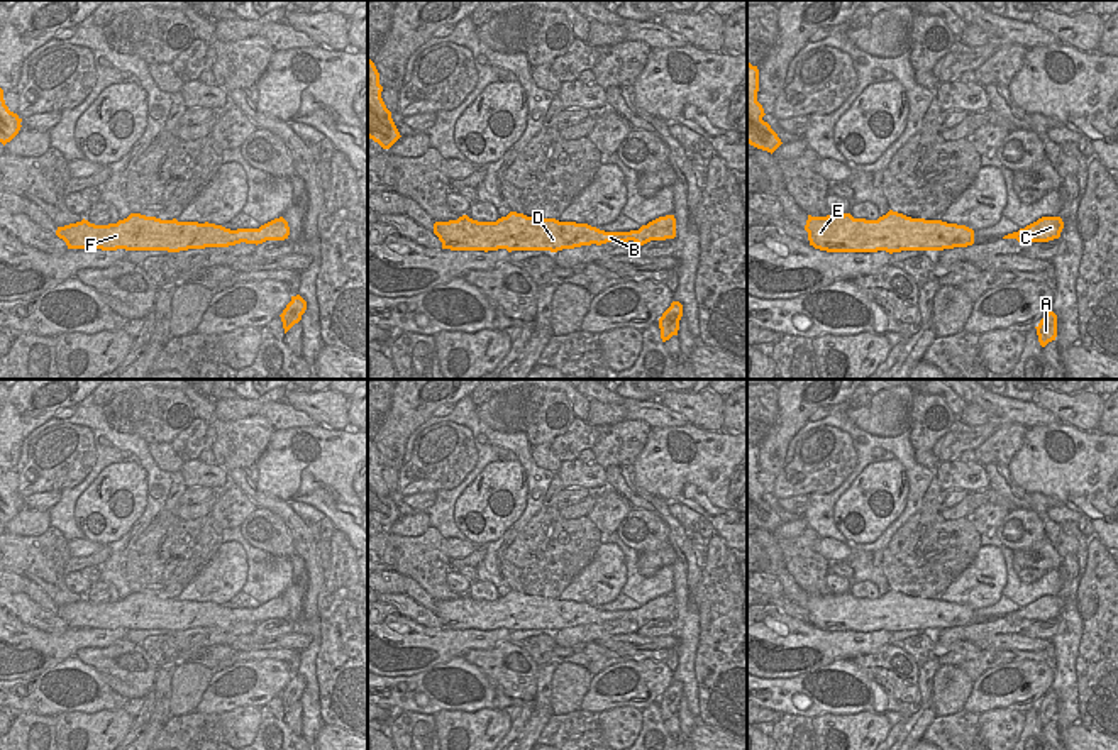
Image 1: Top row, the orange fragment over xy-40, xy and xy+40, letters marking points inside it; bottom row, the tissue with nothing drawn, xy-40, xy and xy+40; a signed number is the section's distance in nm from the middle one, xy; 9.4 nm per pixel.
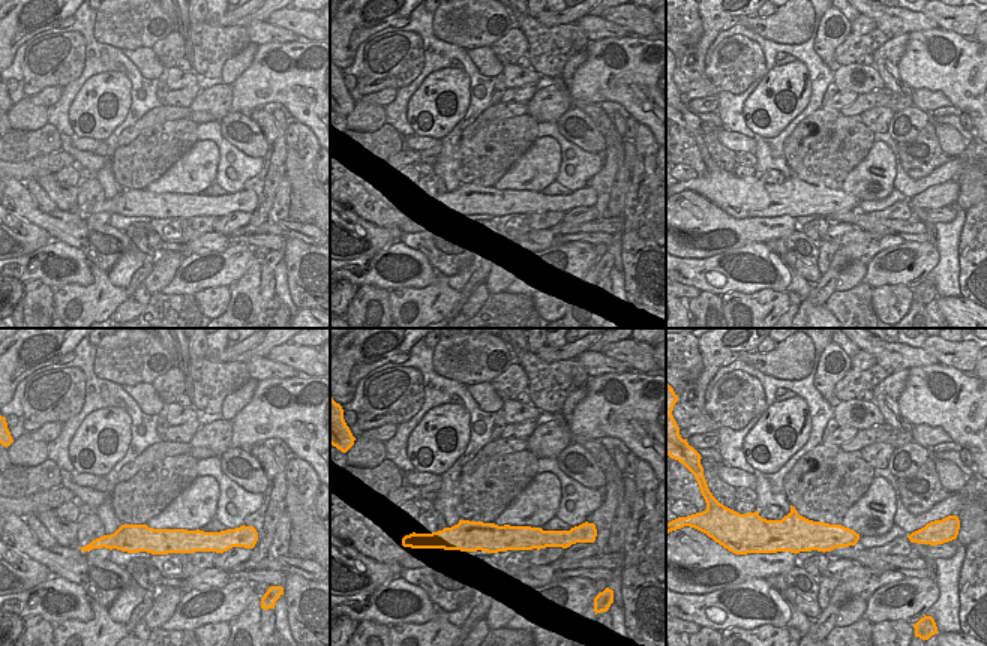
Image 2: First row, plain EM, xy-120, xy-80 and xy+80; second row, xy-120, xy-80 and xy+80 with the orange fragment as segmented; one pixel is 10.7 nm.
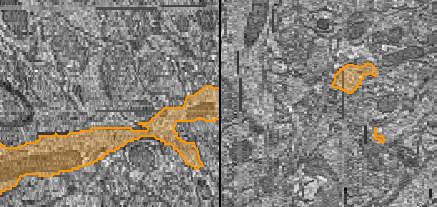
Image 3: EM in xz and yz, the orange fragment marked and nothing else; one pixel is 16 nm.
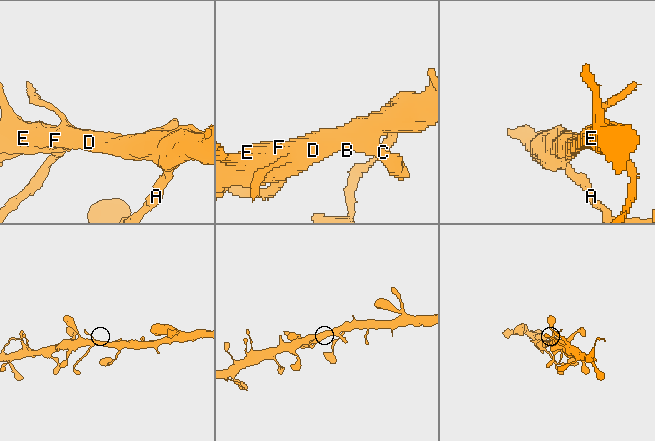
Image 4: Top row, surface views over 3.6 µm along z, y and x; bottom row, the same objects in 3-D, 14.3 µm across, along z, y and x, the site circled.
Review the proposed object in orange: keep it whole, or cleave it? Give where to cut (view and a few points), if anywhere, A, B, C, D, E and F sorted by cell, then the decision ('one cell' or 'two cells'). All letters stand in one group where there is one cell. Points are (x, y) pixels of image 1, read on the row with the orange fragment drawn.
no cut; A B C D E F; one cell

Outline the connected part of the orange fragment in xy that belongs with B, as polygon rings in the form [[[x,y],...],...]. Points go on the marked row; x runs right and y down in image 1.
[[[510,212],[496,222],[478,222],[468,215],[457,220],[435,222],[434,234],[442,249],[451,251],[551,251],[574,249],[581,245],[601,245],[606,242],[634,240],[644,245],[650,240],[676,237],[674,215],[659,217],[639,230],[605,232],[588,223],[559,222],[556,218],[527,217]]]

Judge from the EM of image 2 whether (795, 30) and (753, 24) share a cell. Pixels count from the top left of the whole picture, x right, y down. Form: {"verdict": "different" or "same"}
{"verdict": "same"}

